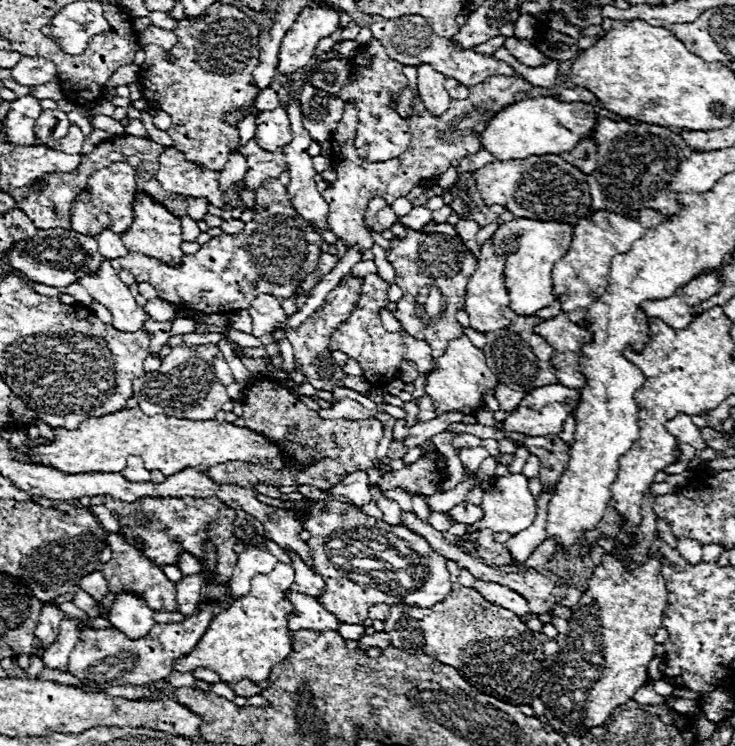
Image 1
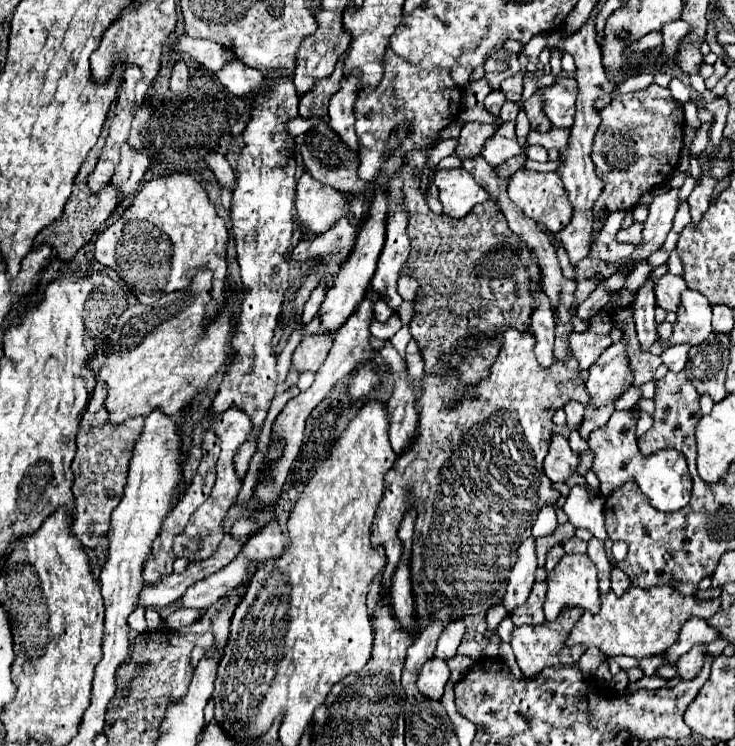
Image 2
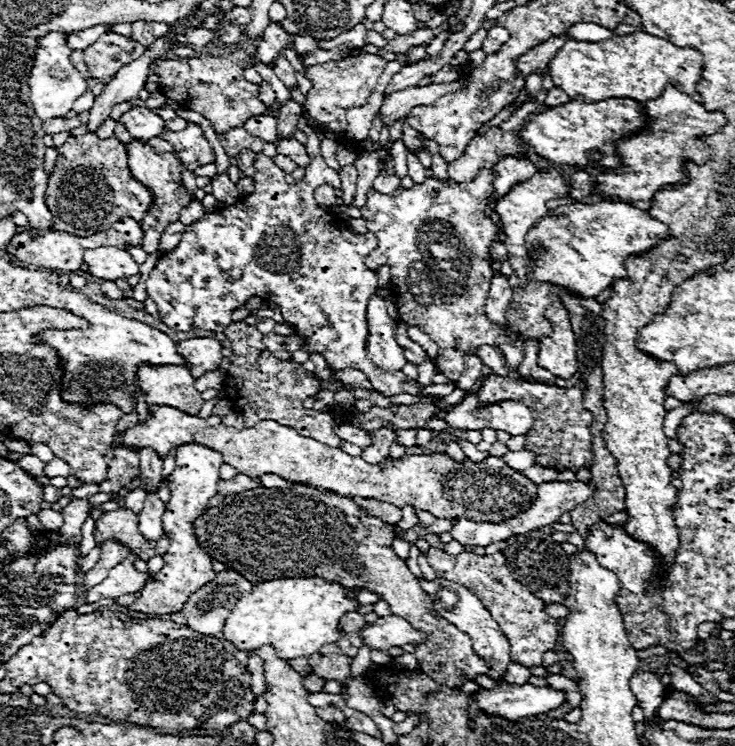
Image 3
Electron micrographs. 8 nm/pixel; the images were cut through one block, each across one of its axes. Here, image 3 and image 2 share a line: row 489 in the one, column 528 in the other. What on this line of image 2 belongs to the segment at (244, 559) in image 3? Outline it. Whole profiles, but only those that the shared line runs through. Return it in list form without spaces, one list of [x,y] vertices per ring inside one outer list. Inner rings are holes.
[[[432,146],[426,148],[426,150],[410,150],[410,152],[406,152],[406,156],[404,156],[404,162],[406,162],[406,164],[402,166],[402,176],[404,176],[404,204],[406,204],[406,210],[410,212],[408,234],[410,234],[410,240],[412,240],[412,250],[410,250],[408,262],[410,262],[410,266],[412,266],[412,276],[414,276],[414,278],[418,280],[418,284],[420,284],[418,298],[416,298],[416,310],[418,310],[418,314],[412,318],[412,322],[410,322],[408,326],[410,326],[412,338],[414,338],[414,340],[418,342],[418,346],[420,346],[422,358],[424,358],[424,362],[426,362],[426,372],[440,372],[442,366],[440,366],[440,362],[438,362],[438,354],[440,354],[440,352],[446,352],[446,350],[456,350],[458,344],[462,344],[462,338],[474,336],[474,334],[478,334],[478,332],[488,332],[490,336],[494,336],[494,334],[496,334],[498,330],[502,330],[504,326],[518,326],[518,328],[522,328],[522,326],[526,326],[526,322],[530,322],[530,314],[532,314],[532,296],[528,294],[528,292],[530,292],[530,290],[528,290],[528,282],[530,282],[530,278],[540,280],[540,270],[538,270],[538,266],[532,262],[530,252],[526,250],[526,244],[508,228],[504,214],[498,210],[498,206],[496,206],[492,200],[486,200],[486,202],[474,206],[474,208],[470,210],[470,214],[466,214],[466,218],[438,216],[438,214],[434,214],[434,212],[428,208],[426,198],[424,198],[424,196],[420,194],[420,190],[418,190],[418,180],[416,180],[412,174],[414,174],[416,168],[424,168],[430,150],[432,150]]]

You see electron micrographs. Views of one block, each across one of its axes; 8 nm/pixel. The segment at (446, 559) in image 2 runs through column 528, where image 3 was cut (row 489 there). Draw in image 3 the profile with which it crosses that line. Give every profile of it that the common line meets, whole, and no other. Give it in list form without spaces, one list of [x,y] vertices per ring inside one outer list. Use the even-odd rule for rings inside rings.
[[[150,408],[150,414],[142,424],[128,428],[120,436],[122,446],[134,448],[134,450],[142,450],[144,446],[150,446],[158,452],[160,458],[164,458],[172,448],[190,444],[190,442],[202,444],[202,446],[208,446],[208,448],[220,452],[224,456],[226,464],[234,466],[238,470],[238,474],[246,474],[250,478],[260,478],[262,474],[278,474],[288,480],[298,480],[298,482],[306,482],[310,486],[332,490],[340,496],[350,496],[350,498],[360,496],[360,498],[382,500],[388,504],[398,504],[400,508],[404,504],[412,504],[414,508],[428,510],[434,516],[442,516],[442,518],[468,518],[474,522],[504,522],[510,516],[516,516],[520,510],[526,510],[530,506],[530,502],[534,500],[536,488],[538,488],[538,484],[530,482],[518,470],[510,470],[498,456],[488,456],[488,460],[484,464],[470,462],[468,458],[466,458],[466,462],[460,464],[460,462],[454,462],[452,458],[448,458],[446,454],[434,454],[434,456],[416,456],[414,454],[414,456],[404,456],[402,460],[386,458],[382,464],[368,464],[360,456],[350,456],[340,448],[330,448],[324,442],[300,436],[294,428],[282,426],[274,420],[262,420],[254,428],[236,430],[236,428],[228,428],[224,424],[208,426],[206,420],[202,420],[198,416],[186,416],[180,410]]]

